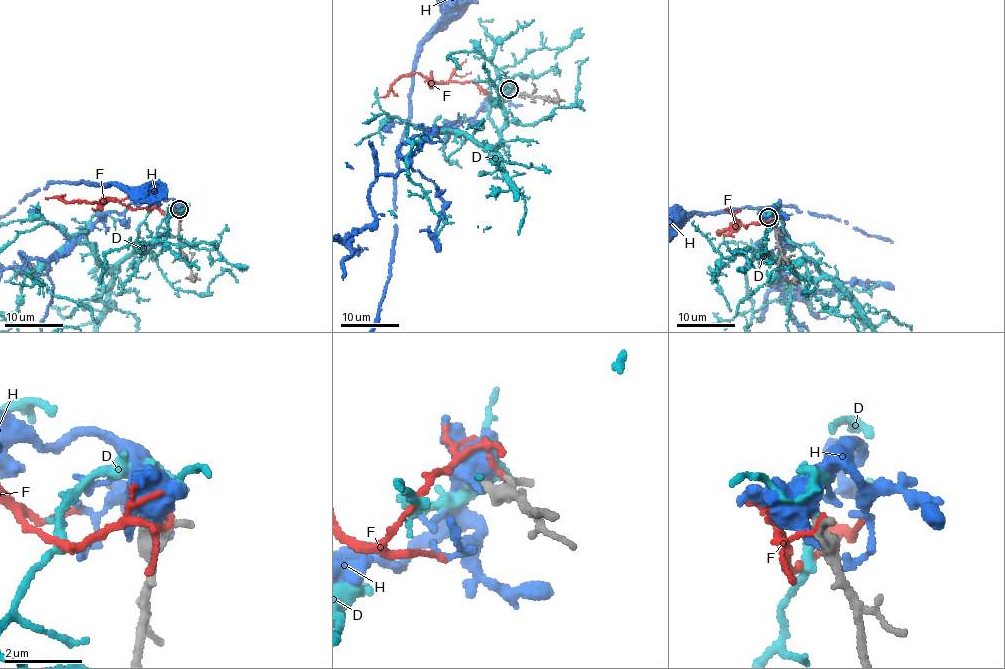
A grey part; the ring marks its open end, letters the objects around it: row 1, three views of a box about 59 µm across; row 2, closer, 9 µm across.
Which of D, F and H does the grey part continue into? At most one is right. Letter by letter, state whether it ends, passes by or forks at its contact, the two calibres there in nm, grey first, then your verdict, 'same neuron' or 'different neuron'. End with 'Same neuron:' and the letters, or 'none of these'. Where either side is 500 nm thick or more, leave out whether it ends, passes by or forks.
D: it passes by; calibres 280 and 200 nm; different neuron
F: it ends; calibres 180 and 150 nm; different neuron
H: calibres 280 and 600 nm; different neuron
Same neuron: none of these

